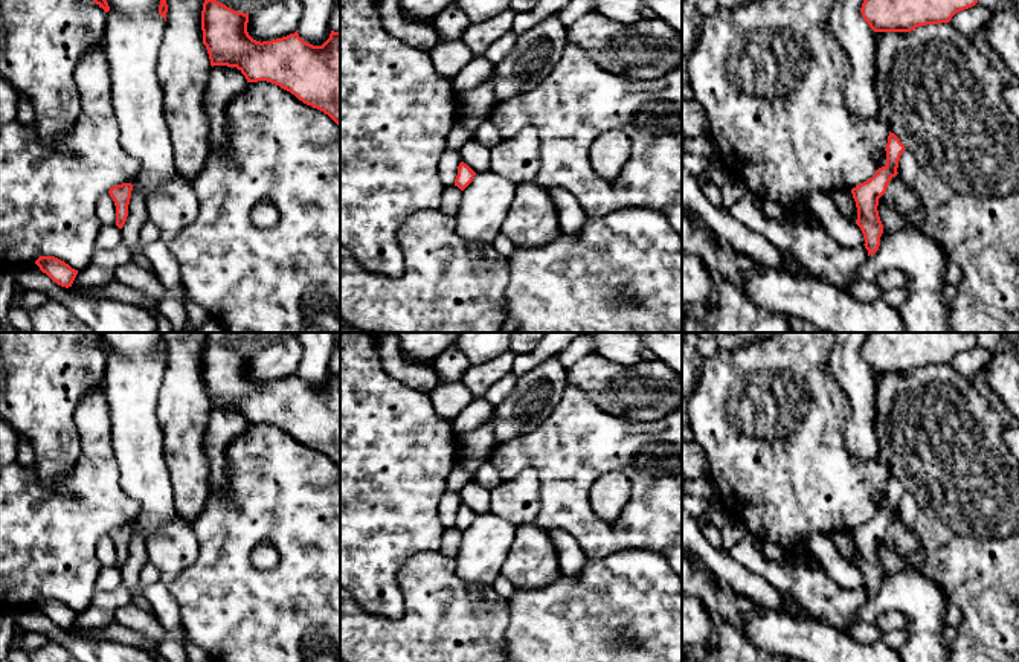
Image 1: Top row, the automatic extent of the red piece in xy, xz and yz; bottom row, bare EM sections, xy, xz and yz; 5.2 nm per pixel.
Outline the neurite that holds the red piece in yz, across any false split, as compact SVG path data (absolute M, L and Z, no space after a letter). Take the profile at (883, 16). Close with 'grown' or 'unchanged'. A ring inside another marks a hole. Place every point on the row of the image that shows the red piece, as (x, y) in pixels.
M863 0L860 12L874 32L911 32L926 24L949 23L956 12L976 3L978 0Z; unchanged

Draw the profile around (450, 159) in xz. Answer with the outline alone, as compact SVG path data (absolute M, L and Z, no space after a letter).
M445 148L439 160L439 180L445 188L455 186L455 178L458 175L458 166L462 162L461 153L458 149Z

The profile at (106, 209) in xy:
M108 192L99 197L96 203L96 214L102 226L116 224L116 206Z

